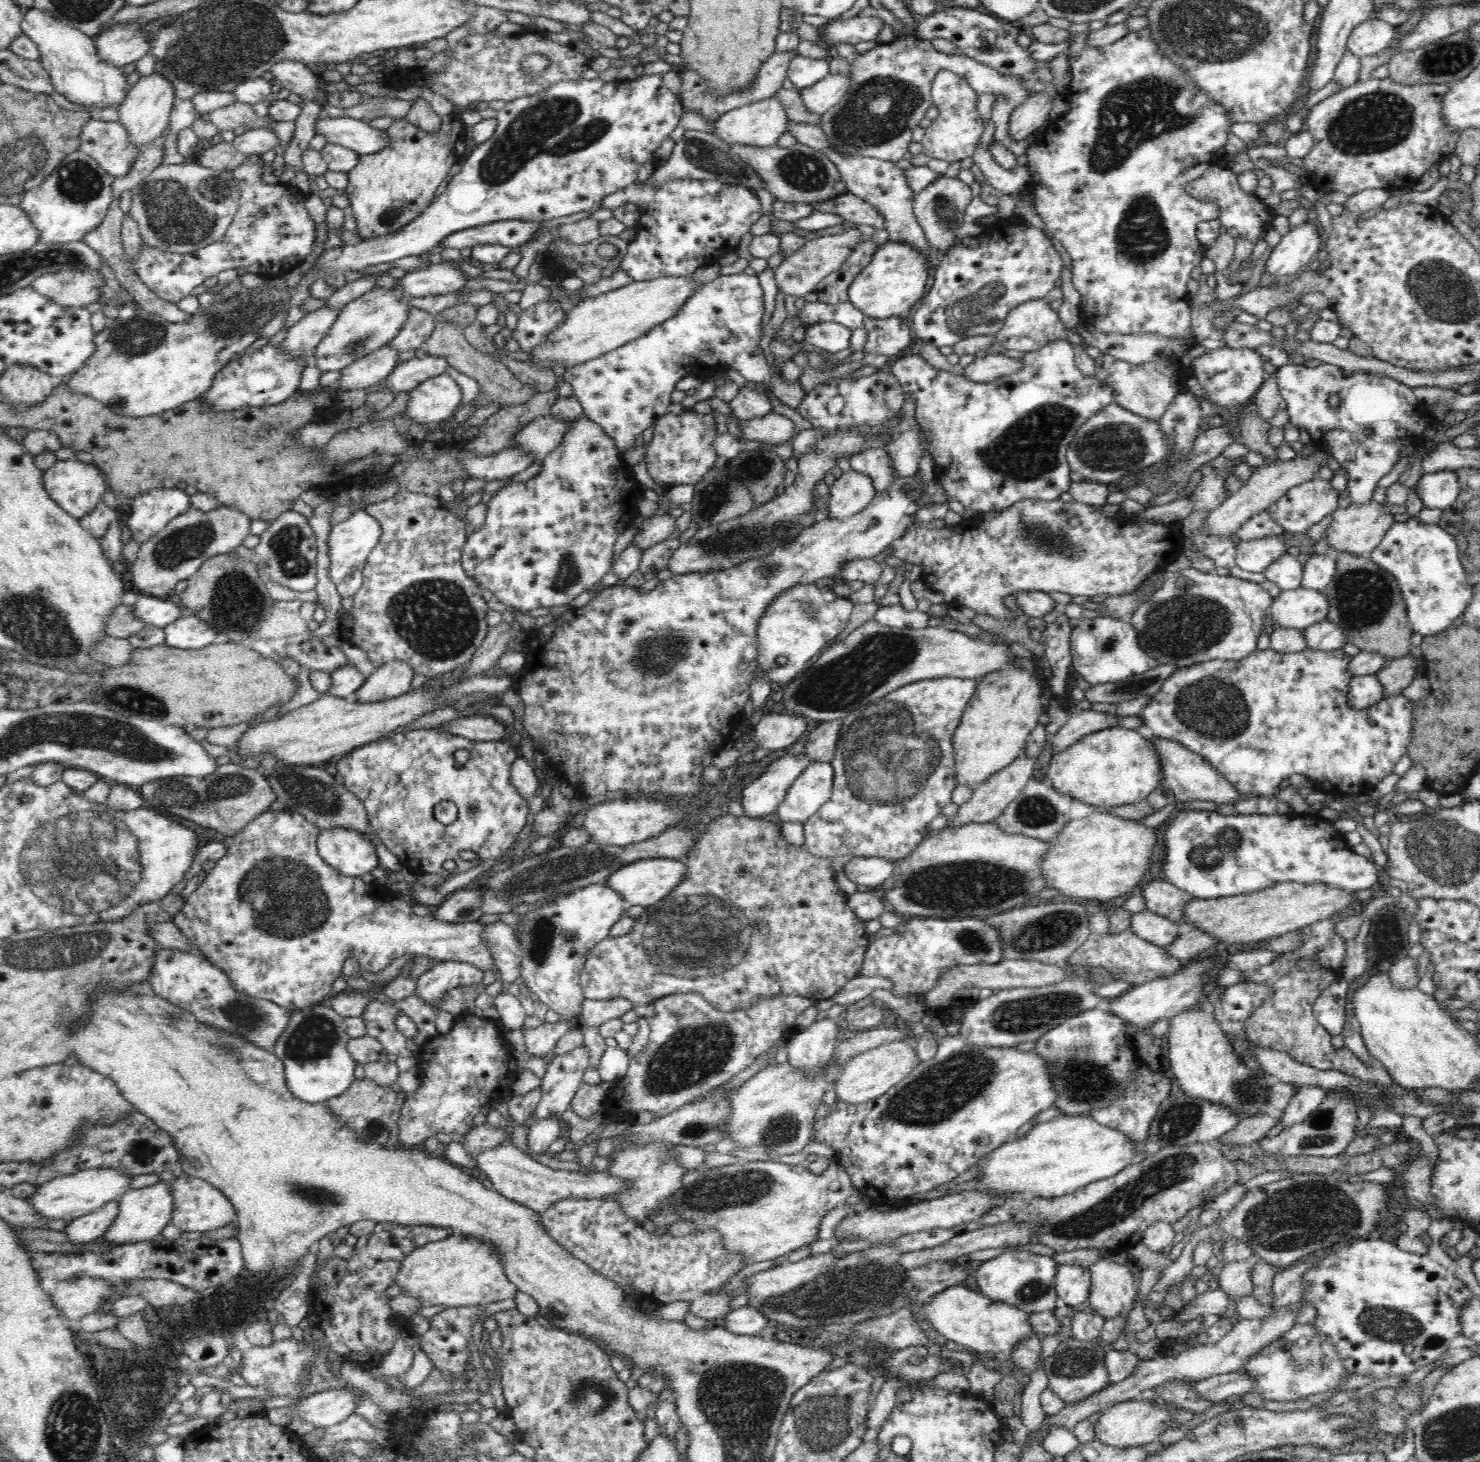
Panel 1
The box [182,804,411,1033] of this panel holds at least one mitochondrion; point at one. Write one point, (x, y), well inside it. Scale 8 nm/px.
(286, 898)

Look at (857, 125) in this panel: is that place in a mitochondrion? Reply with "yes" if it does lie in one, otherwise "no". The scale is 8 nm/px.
yes

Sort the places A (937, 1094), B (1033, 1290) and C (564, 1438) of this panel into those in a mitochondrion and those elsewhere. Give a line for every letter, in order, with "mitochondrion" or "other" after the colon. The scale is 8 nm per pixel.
A: mitochondrion
B: mitochondrion
C: mitochondrion

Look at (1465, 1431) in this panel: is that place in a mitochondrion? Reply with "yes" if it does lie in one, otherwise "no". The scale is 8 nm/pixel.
yes

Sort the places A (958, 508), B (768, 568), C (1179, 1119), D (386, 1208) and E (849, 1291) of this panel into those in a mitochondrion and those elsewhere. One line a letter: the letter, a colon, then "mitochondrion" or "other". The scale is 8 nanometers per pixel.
A: other
B: mitochondrion
C: mitochondrion
D: other
E: mitochondrion

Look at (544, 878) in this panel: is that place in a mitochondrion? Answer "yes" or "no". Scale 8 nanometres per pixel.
yes

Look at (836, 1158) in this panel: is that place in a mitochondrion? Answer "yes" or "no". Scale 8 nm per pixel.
no

